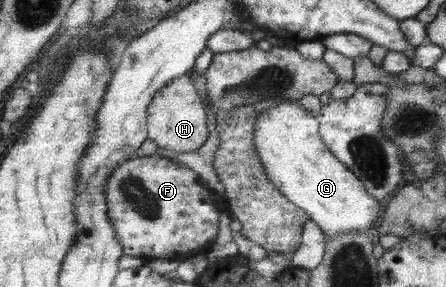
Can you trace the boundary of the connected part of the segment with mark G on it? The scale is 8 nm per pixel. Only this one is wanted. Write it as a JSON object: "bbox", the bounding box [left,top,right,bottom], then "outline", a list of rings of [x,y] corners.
{"bbox":[255,102,385,237],"outline":[[[284,102],[281,104],[277,104],[274,107],[268,108],[264,112],[260,112],[257,122],[255,123],[255,144],[256,144],[256,147],[258,147],[259,156],[260,156],[260,159],[262,159],[263,166],[266,167],[267,175],[270,176],[272,183],[274,183],[275,186],[279,188],[280,191],[282,191],[283,194],[287,196],[288,199],[291,199],[292,203],[295,203],[298,207],[301,207],[302,209],[304,209],[304,211],[307,211],[311,215],[311,219],[314,220],[325,231],[328,237],[336,234],[346,234],[348,232],[353,232],[354,230],[359,232],[366,232],[368,231],[368,229],[370,229],[370,227],[374,227],[374,225],[376,225],[376,221],[380,221],[380,220],[383,221],[383,215],[385,214],[385,210],[384,210],[384,213],[382,214],[382,209],[380,209],[380,201],[378,199],[375,199],[374,195],[370,195],[368,193],[367,188],[364,187],[364,184],[362,183],[362,181],[360,181],[359,176],[356,175],[355,172],[352,171],[351,168],[348,167],[347,164],[343,162],[343,160],[338,159],[332,153],[332,150],[327,146],[327,143],[324,143],[323,136],[320,135],[320,130],[321,130],[320,126],[321,126],[320,118],[318,116],[310,115],[310,113],[308,113],[308,111],[306,111],[306,109],[304,109],[304,107],[302,107],[302,105],[300,105],[300,103],[297,103],[297,102],[294,102],[294,103]]]}

